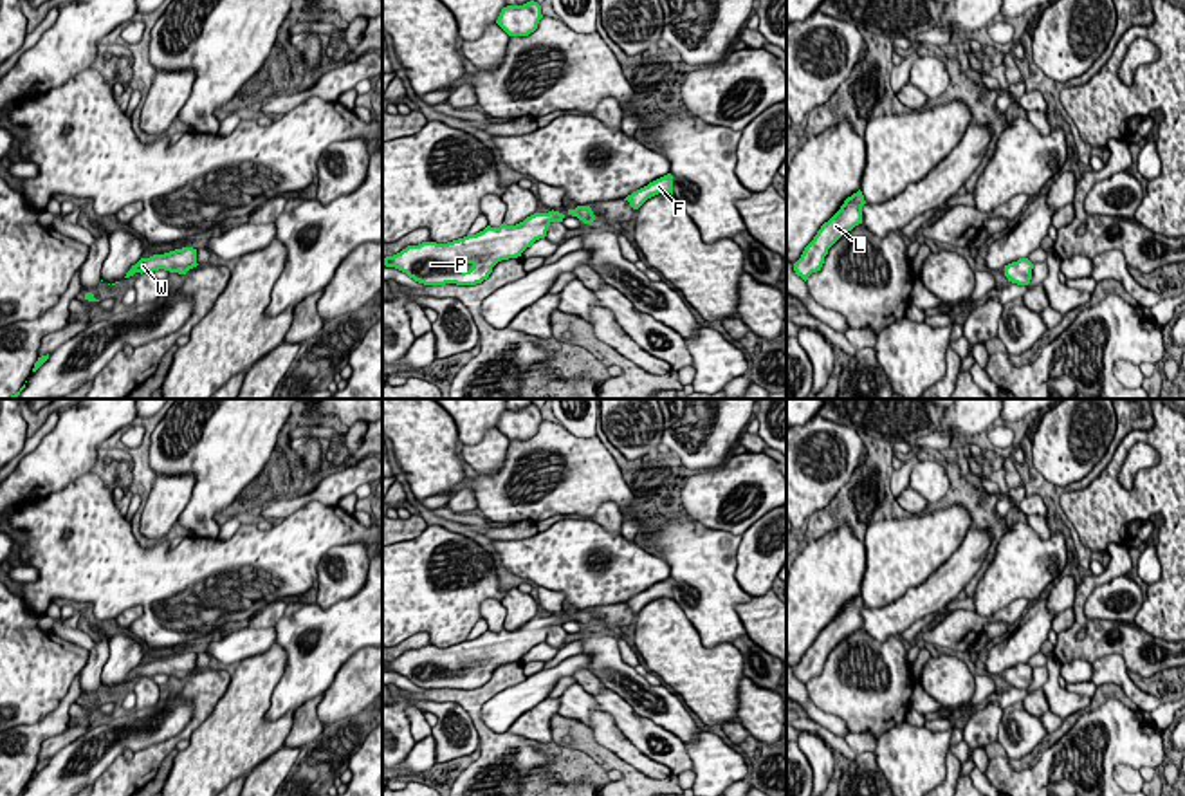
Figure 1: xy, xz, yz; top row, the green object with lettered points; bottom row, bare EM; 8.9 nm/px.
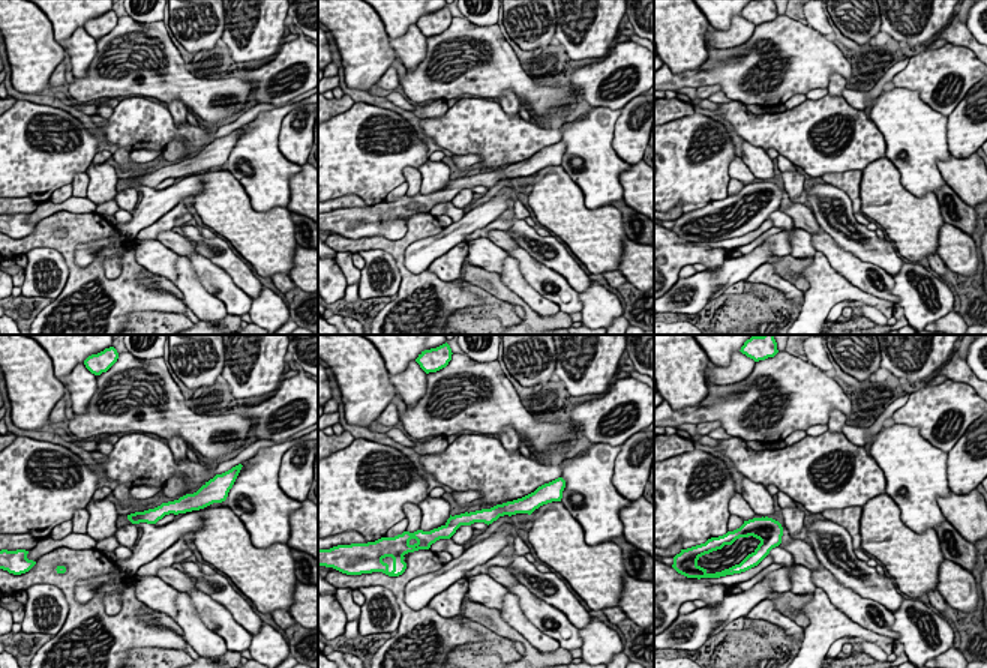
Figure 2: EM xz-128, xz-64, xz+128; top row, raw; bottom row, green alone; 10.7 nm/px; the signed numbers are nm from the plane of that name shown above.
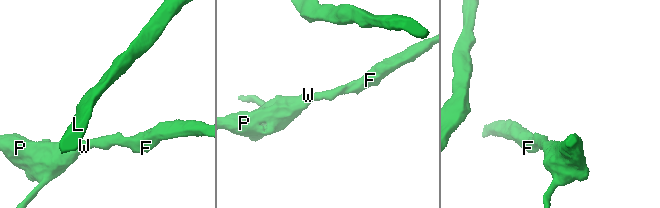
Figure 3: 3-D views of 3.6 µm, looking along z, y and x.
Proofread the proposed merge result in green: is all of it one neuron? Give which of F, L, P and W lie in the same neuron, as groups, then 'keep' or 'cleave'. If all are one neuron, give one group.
groups F L P W; keep

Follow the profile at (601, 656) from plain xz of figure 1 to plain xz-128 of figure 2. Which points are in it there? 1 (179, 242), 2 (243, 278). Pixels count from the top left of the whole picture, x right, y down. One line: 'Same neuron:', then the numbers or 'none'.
Same neuron: 2

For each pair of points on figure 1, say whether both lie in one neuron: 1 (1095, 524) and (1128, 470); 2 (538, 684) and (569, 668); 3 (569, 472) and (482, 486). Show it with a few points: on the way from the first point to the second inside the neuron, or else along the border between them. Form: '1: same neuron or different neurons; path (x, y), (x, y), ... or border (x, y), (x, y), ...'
1: different neurons; border (1137, 443), (1119, 470), (1119, 482), (1128, 491)
2: same neuron; path (545, 679), (561, 670)
3: same neuron; path (547, 475), (531, 486), (504, 486)

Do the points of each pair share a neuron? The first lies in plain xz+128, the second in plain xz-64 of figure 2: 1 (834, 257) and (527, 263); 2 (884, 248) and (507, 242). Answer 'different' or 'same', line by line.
1: same
2: different

